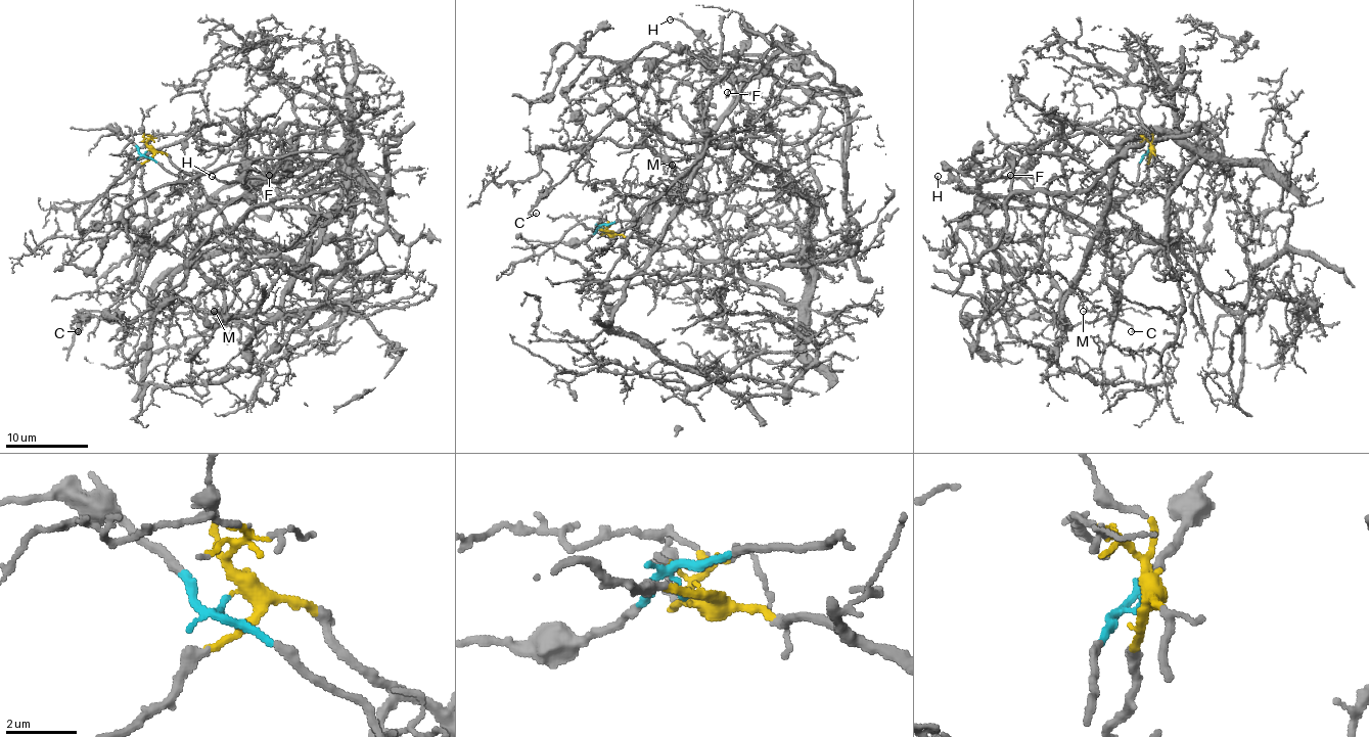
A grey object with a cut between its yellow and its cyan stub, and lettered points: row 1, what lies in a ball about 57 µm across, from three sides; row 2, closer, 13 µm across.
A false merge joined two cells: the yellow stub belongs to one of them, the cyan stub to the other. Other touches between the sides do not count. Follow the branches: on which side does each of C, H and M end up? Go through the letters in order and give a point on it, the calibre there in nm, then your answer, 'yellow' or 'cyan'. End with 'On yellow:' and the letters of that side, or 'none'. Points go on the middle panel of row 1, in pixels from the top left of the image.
C: (536, 213) | 130 nm | cyan
H: (670, 19) | 130 nm | cyan
M: (672, 165) | 110 nm | yellow
On yellow: M

